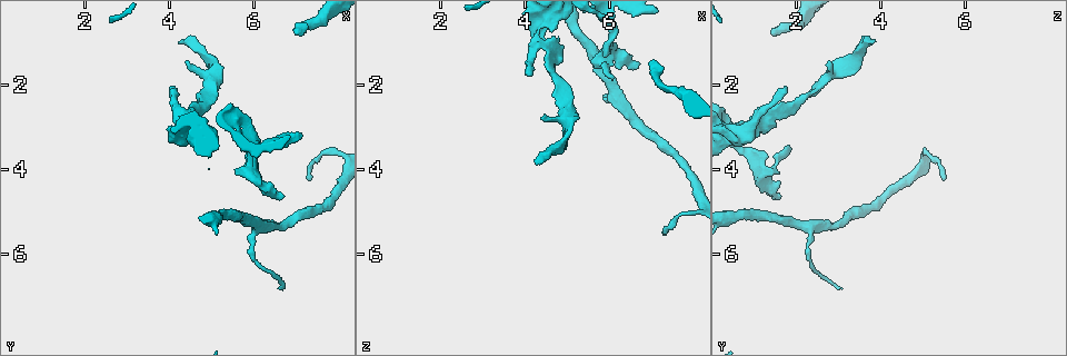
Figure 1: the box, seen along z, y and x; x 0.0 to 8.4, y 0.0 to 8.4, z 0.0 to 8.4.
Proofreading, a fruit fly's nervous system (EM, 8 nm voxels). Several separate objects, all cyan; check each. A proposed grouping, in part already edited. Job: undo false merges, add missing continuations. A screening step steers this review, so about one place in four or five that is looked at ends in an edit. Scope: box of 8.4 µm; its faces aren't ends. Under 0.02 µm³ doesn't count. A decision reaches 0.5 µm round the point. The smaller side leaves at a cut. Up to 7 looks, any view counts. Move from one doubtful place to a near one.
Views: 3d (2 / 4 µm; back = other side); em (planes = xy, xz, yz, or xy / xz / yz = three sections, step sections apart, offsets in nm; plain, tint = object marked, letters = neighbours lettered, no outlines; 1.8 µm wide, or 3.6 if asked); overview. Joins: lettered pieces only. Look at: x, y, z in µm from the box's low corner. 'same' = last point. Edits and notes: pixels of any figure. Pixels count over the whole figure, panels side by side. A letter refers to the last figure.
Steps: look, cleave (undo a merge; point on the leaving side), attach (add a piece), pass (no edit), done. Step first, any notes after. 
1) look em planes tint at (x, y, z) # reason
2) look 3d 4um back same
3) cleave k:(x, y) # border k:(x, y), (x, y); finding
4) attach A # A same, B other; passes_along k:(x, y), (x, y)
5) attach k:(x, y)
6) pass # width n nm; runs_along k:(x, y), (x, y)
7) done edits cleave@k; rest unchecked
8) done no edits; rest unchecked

look em yz step 8 tint at (6.00, 4.20, 1.15) # a fork

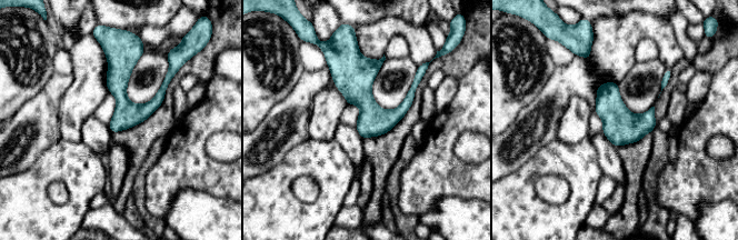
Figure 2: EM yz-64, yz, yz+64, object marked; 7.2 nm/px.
look em yz step 8 letters same

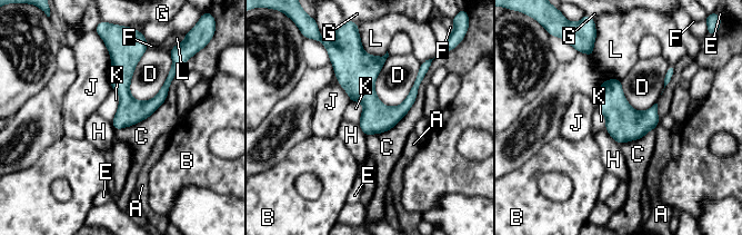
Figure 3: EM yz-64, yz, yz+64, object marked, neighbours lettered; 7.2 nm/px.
pass # width 190 nm; A other, B other, C other, D other, E other, F other, G other, H other, J other, K other, L other; border 3:(112, 88), (119, 105), (111, 121); all the same neuron

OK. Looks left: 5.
look em 3.6um xz step 4 letters at (4.20, 1.00, 3.85) # free end

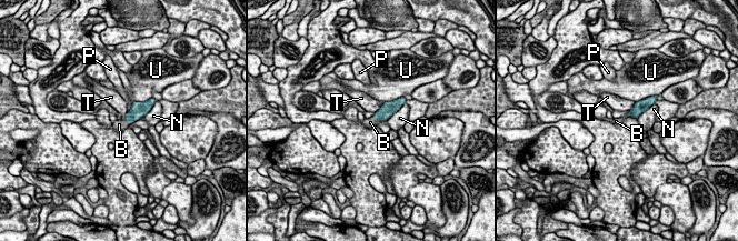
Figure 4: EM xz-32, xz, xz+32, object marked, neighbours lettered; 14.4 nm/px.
look em 3.6um planes letters same

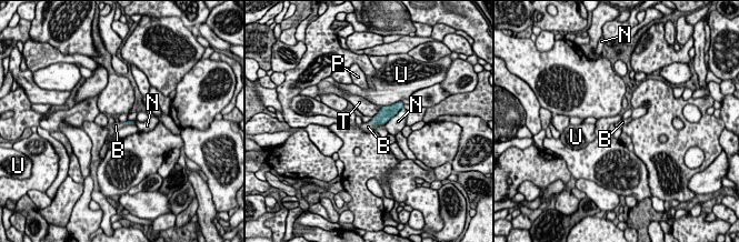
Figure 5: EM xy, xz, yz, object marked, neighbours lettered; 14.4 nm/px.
attach B # B same, N other, P other, T other, U other; passes_along 5:(385, 114), (371, 123), (368, 127); the neuron continues

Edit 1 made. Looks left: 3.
look overview # see it whole again

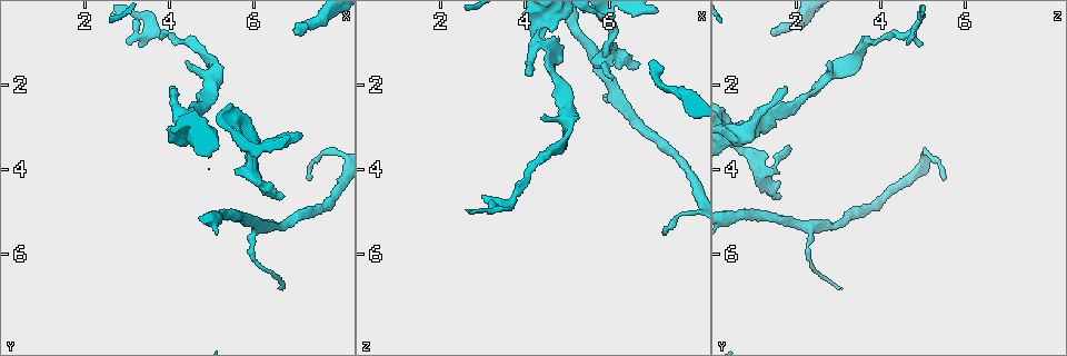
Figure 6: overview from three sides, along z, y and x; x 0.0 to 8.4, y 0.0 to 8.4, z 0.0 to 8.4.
look em xy step 4 tint at (4.00, 2.10, 1.75) # tapers out

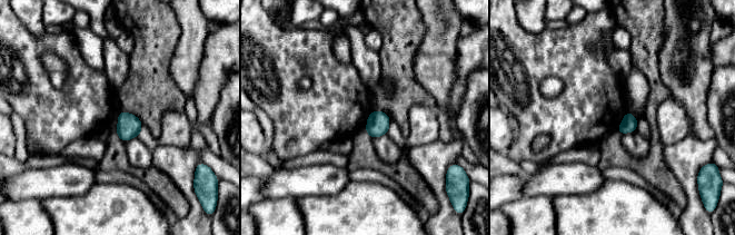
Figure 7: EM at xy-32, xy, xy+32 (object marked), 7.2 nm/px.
look em planes letters same # cut it another way

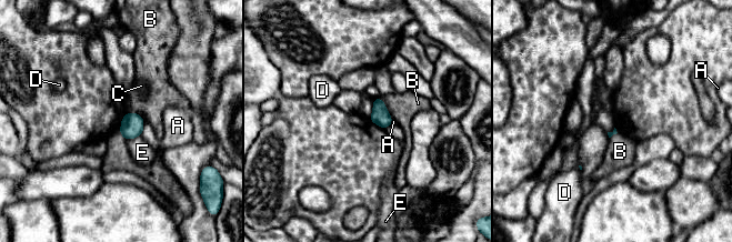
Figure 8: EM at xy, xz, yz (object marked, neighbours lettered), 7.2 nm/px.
pass # A other, B other, C other, D other, E other; border 8:(379, 97), (393, 120); no lettered piece goes on from it

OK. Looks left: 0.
done edits attach@5; rest unchecked

